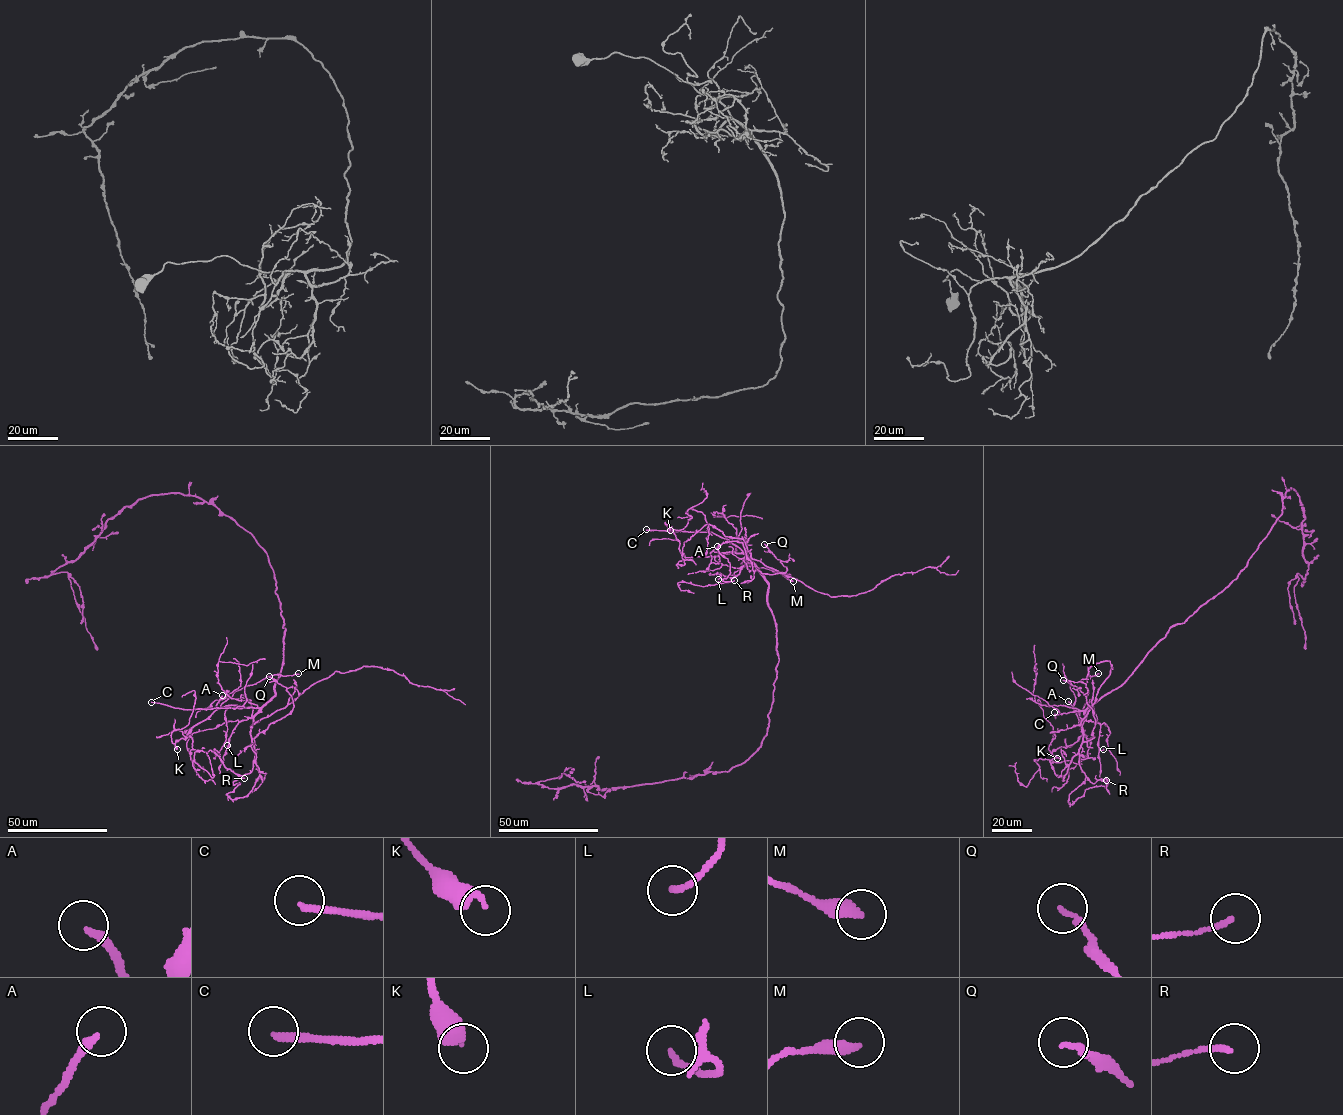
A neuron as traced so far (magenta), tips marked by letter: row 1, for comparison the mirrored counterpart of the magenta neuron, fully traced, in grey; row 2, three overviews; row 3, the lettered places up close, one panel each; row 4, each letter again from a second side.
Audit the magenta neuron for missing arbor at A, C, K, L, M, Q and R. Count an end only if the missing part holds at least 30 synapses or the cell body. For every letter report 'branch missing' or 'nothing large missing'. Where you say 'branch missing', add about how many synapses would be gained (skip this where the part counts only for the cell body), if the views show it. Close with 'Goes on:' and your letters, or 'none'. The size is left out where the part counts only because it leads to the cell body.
A: branch missing; about 45 synapses
C: branch missing
K: nothing large missing
L: nothing large missing
M: nothing large missing
Q: nothing large missing
R: nothing large missing
Goes on: A, C

